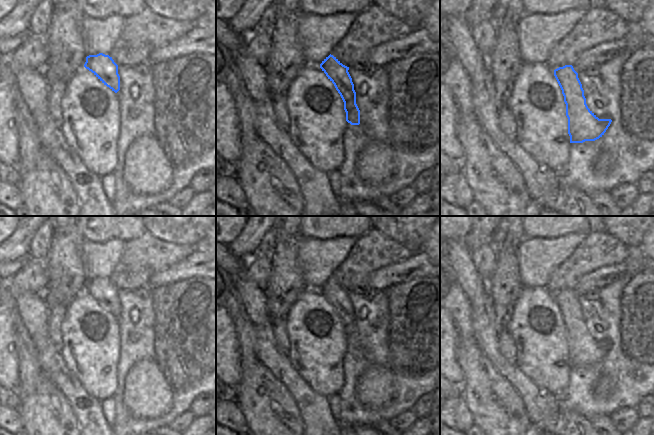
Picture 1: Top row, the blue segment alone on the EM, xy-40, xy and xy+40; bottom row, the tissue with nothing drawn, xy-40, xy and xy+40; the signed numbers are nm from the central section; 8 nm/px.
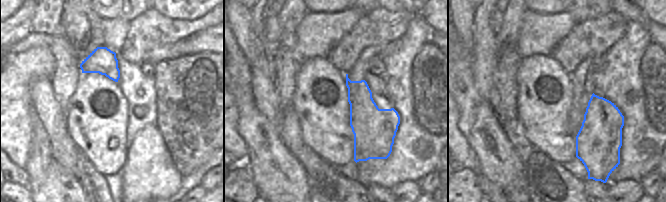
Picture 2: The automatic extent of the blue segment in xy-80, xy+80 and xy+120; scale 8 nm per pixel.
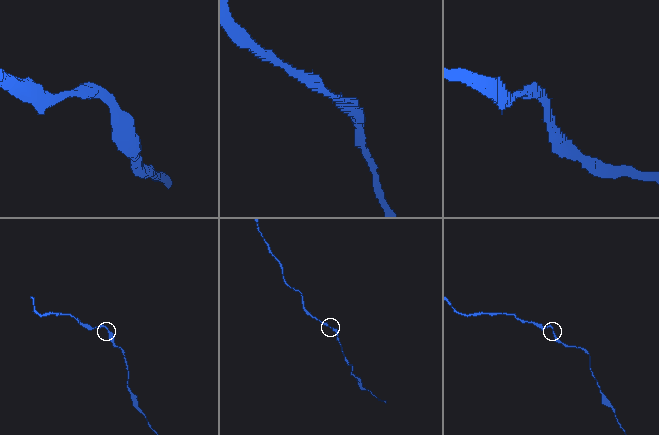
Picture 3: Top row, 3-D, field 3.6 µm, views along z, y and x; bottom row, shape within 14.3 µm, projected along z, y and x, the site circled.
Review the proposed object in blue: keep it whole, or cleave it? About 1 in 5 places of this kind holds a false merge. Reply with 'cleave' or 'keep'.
keep

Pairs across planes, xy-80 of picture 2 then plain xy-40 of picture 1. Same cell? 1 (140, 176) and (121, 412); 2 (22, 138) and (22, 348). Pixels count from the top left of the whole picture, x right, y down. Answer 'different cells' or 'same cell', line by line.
1: different cells
2: different cells

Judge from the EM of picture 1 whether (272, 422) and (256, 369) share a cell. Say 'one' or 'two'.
one

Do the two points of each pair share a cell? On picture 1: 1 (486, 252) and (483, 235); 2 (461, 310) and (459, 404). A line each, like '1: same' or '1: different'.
1: different
2: different

